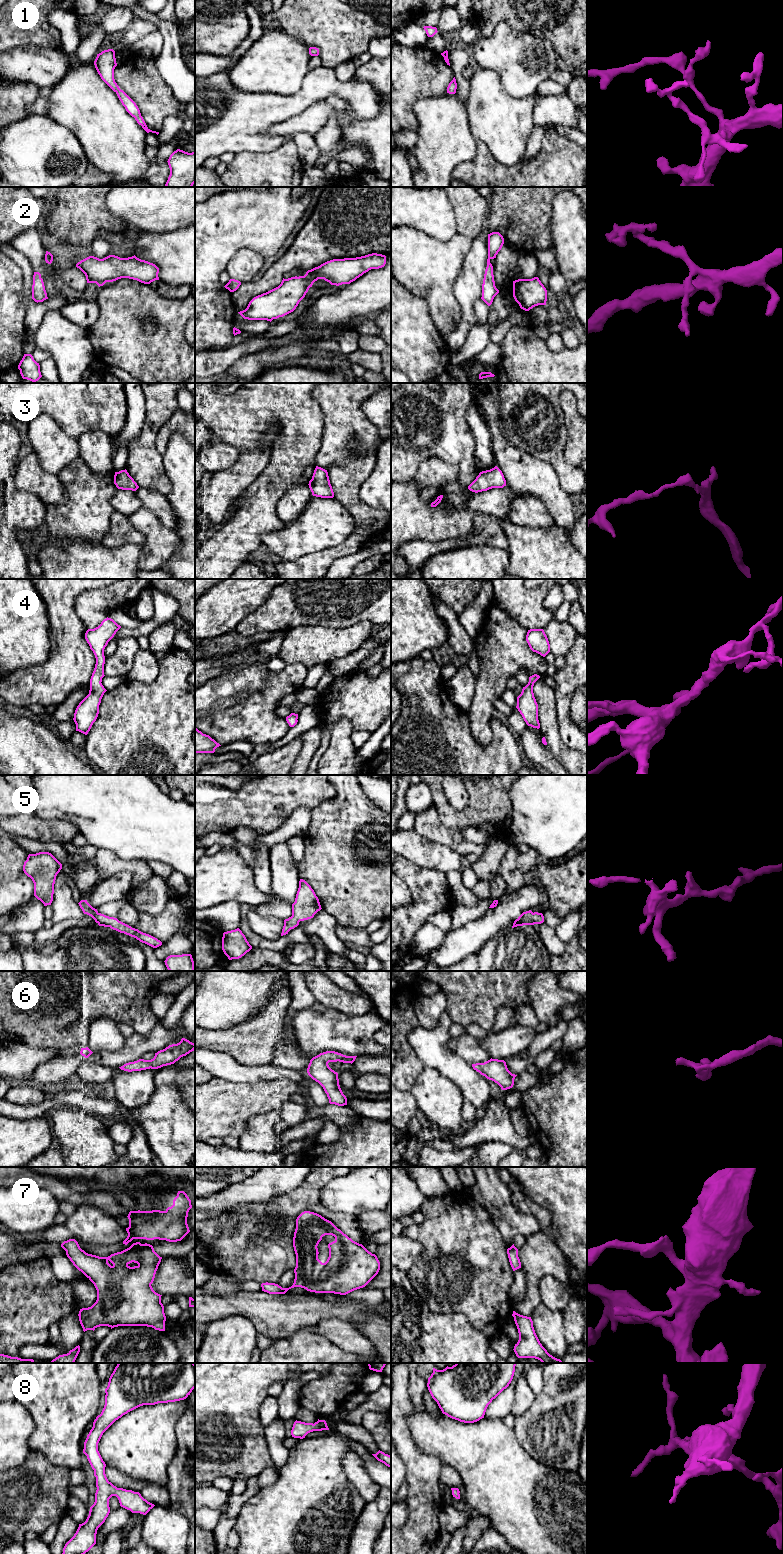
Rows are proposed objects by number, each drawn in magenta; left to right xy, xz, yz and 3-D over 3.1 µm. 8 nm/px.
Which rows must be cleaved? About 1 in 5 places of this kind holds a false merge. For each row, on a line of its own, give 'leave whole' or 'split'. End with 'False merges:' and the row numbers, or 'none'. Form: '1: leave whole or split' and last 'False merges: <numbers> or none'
1: leave whole
2: leave whole
3: leave whole
4: leave whole
5: leave whole
6: leave whole
7: leave whole
8: leave whole
False merges: none

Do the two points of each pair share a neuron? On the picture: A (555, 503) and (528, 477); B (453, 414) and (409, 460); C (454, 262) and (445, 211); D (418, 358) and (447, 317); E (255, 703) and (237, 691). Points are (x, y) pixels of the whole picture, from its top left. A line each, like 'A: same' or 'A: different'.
A: same
B: same
C: different
D: different
E: different

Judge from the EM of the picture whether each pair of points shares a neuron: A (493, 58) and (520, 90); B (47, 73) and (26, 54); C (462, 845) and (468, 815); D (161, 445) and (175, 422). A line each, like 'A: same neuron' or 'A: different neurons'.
A: same neuron
B: same neuron
C: different neurons
D: same neuron

